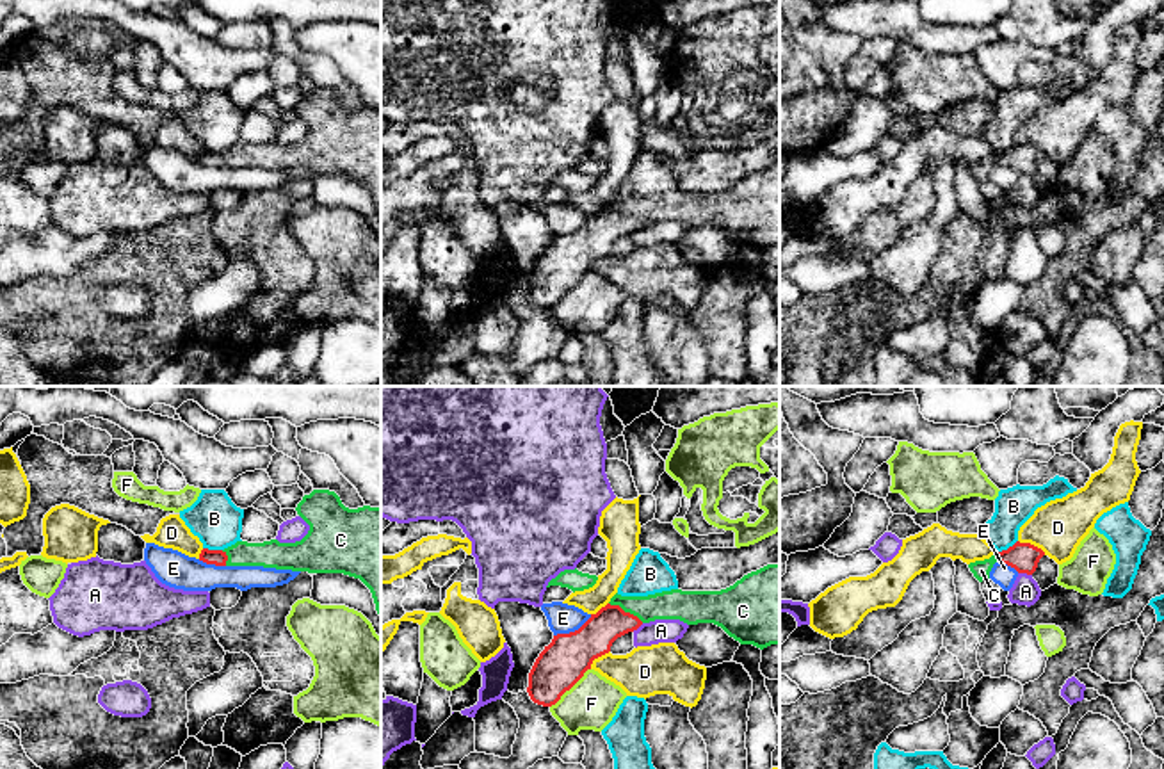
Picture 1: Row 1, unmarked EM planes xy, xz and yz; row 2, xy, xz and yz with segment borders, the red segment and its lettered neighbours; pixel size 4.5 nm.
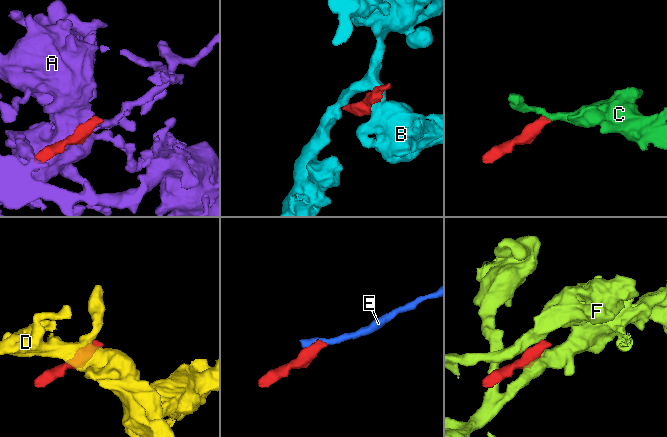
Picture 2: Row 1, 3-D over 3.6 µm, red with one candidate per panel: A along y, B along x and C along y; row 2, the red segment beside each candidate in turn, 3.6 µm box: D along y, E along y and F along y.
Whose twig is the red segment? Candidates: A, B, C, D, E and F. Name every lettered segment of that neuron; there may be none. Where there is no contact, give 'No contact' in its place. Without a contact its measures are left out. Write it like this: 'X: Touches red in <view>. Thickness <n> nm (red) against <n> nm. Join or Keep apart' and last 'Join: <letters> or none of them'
A: Touches red in yz. Thickness 140 nm (red) against 130 nm. Keep apart
B: Touches red in yz. Thickness 140 nm (red) against 170 nm. Keep apart
C: Touches red in xz. Thickness 160 nm (red) against 140 nm. Join
D: Touches red in yz. Thickness 140 nm (red) against 240 nm. Keep apart
E: Touches red in xz. Thickness 220 nm (red) against 140 nm. Keep apart
F: Touches red in xz. Thickness 220 nm (red) against 240 nm. Keep apart
Join: C

